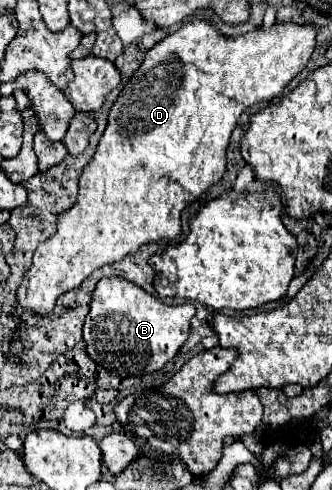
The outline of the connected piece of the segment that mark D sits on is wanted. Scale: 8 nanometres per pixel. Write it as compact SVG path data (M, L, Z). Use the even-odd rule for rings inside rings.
M192 19L190 23L184 23L178 31L174 31L172 35L168 35L166 39L162 39L156 47L152 47L140 69L130 77L130 81L126 83L126 87L122 89L122 93L118 95L116 103L112 105L110 109L110 115L108 115L108 127L96 147L96 153L92 157L92 161L84 167L82 175L80 175L80 191L78 191L78 199L74 203L72 209L60 213L58 217L58 229L52 237L48 237L46 241L42 241L34 253L34 261L32 261L32 267L26 271L18 291L16 291L16 299L18 299L18 305L24 307L24 309L30 309L32 313L36 315L46 315L46 313L52 313L54 311L54 305L56 305L56 299L60 295L64 295L66 291L78 287L92 271L96 269L102 269L106 263L112 265L116 261L122 261L126 255L130 253L136 253L142 245L146 243L154 243L154 241L160 241L160 239L178 239L182 235L182 211L198 201L198 197L202 193L206 193L216 181L222 179L222 175L226 173L226 147L228 147L228 141L230 141L230 135L240 119L240 115L252 107L252 105L258 105L258 103L264 103L264 101L272 101L274 97L280 97L284 93L284 87L306 67L312 51L314 51L314 37L316 37L316 29L312 25L272 25L270 29L256 29L256 31L250 31L246 35L240 35L240 37L224 37L216 31L216 27L212 27L210 23L206 21L200 21L200 19Z

